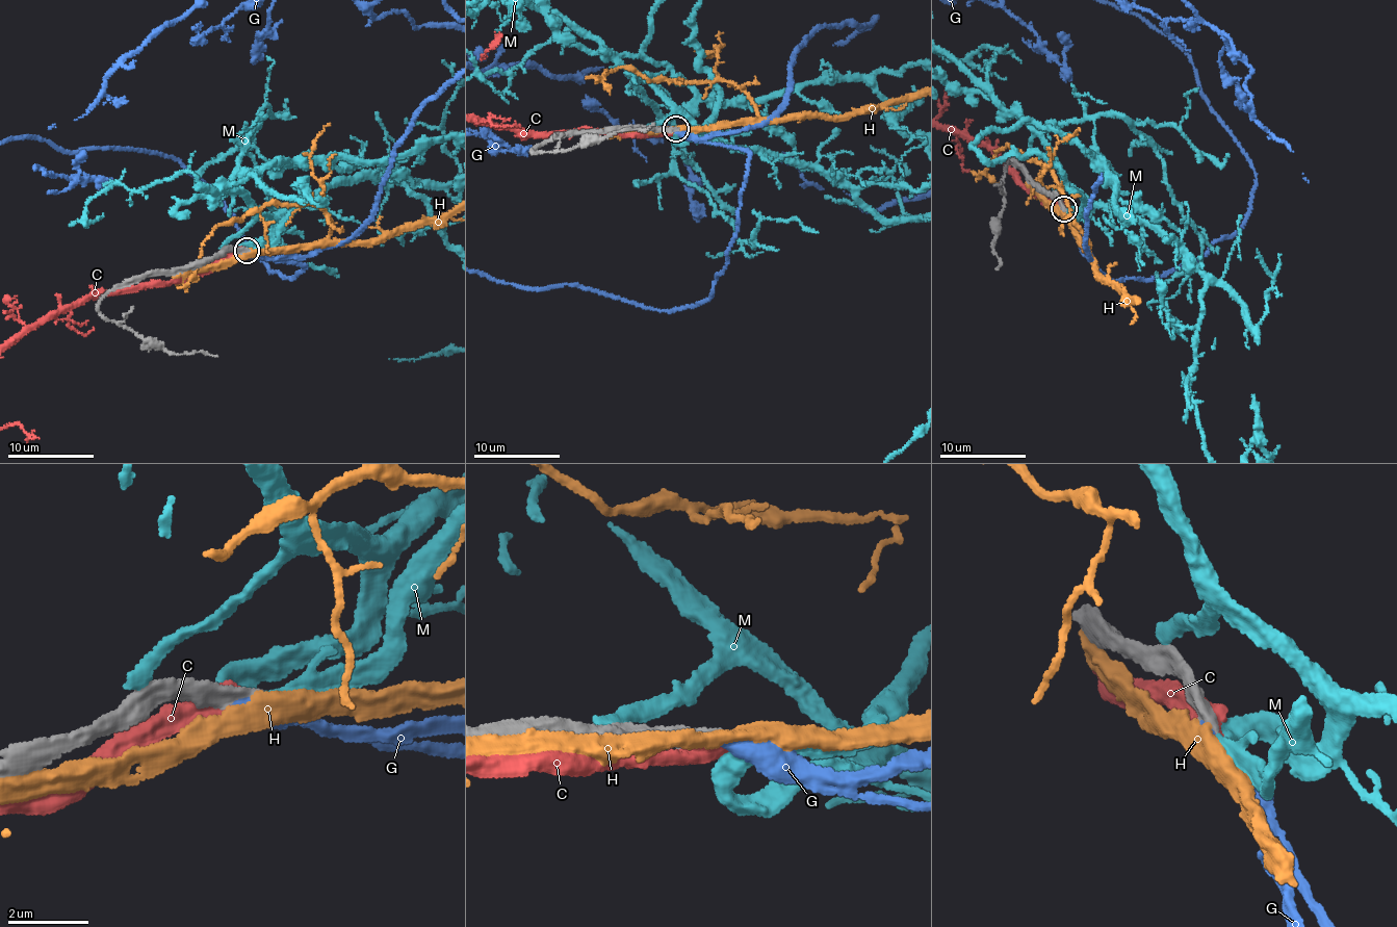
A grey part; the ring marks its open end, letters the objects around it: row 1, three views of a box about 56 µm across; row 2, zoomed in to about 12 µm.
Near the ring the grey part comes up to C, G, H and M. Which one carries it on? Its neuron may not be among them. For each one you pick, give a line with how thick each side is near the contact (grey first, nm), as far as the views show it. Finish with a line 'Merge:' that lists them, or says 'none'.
G: calibres 360 and 440 nm
Merge: G

